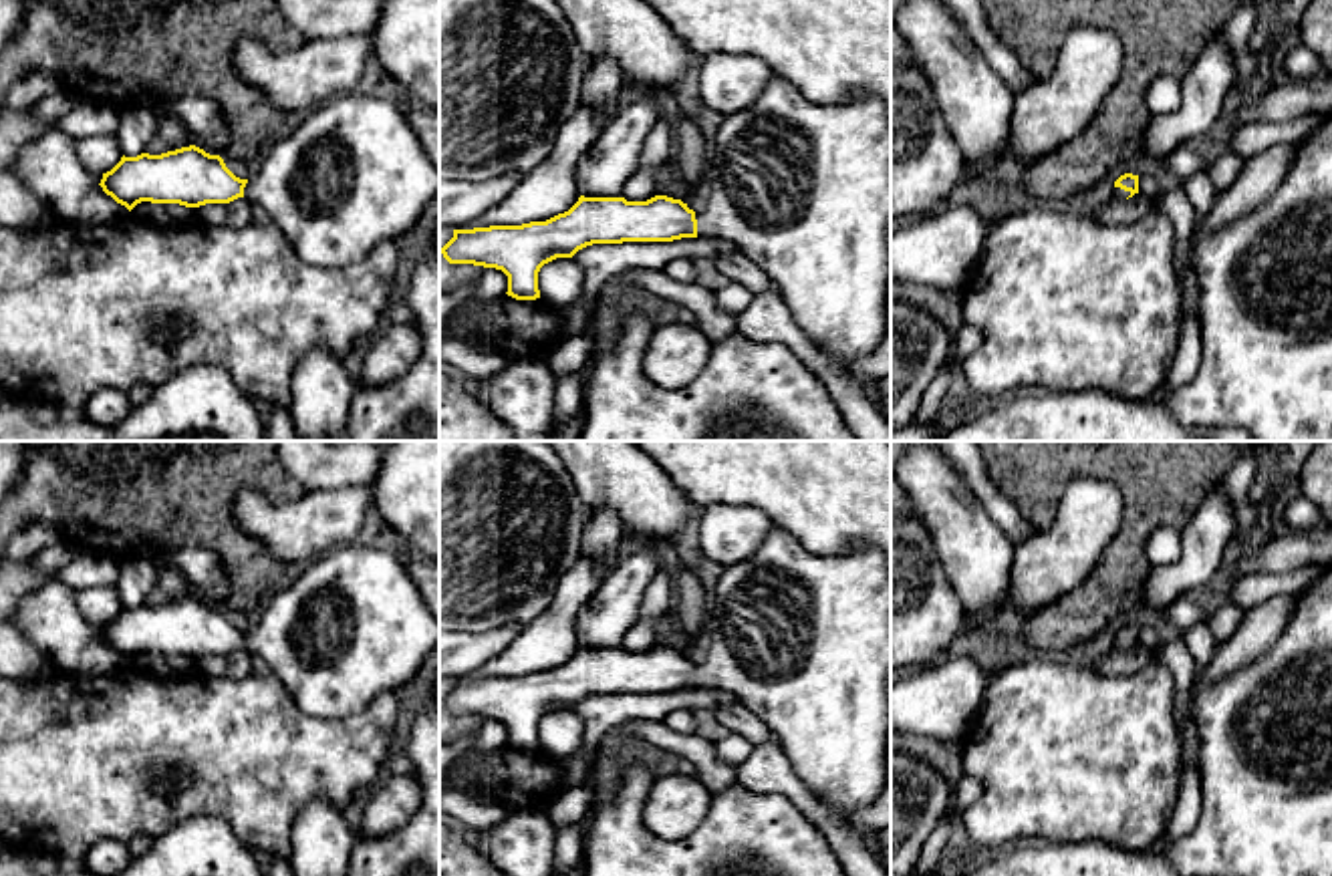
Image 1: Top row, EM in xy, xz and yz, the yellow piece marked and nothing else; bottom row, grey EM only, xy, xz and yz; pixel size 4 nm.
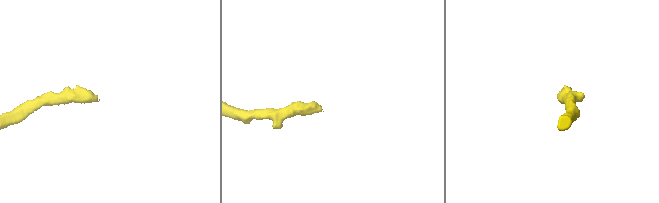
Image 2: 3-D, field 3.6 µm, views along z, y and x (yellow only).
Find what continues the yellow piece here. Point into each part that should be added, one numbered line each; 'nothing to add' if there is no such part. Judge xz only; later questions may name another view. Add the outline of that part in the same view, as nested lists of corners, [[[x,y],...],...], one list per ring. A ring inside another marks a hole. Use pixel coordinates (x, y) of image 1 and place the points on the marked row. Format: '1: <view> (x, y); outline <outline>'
1: xz (803, 190); outline [[[774,77],[758,99],[725,115],[715,135],[709,161],[709,205],[695,213],[697,236],[717,238],[752,262],[776,284],[794,322],[828,356],[828,360],[873,393],[873,381],[854,373],[852,364],[877,348],[891,314],[887,284],[891,276],[891,133],[881,99],[854,93],[844,103],[818,105],[792,83]]]

